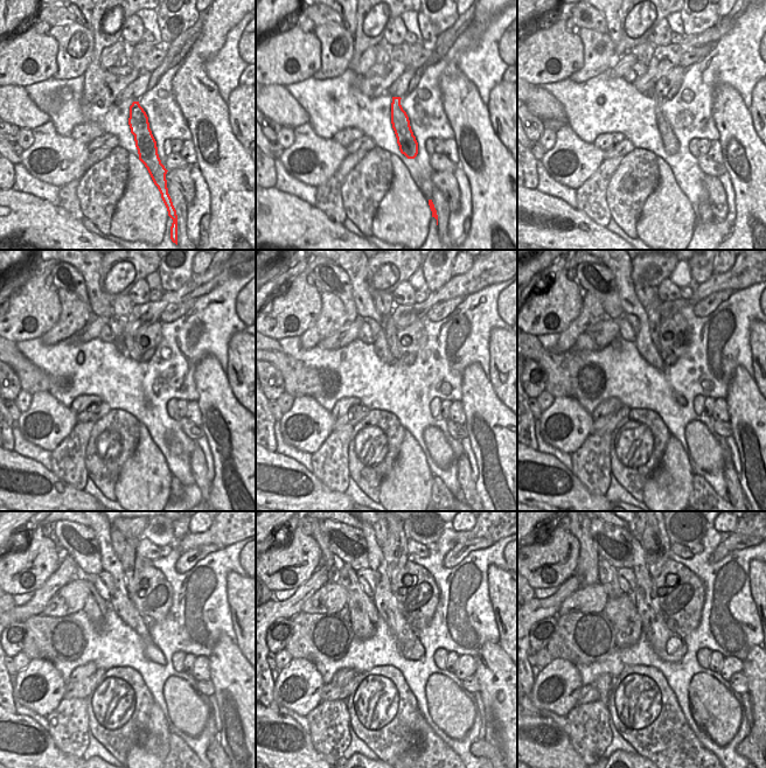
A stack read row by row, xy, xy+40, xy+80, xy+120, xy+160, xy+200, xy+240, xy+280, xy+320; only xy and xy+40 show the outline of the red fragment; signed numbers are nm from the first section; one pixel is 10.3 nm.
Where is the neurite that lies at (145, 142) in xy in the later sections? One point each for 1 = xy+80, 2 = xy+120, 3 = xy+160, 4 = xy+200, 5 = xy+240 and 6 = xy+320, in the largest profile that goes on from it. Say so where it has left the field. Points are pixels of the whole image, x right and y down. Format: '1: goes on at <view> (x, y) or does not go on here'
1: goes on at xy+80 (670, 144)
2: goes on at xy+120 (129, 340)
3: goes on at xy+160 (390, 328)
4: goes on at xy+200 (654, 318)
5: goes on at xy+240 (133, 564)
6: goes on at xy+320 (655, 543)

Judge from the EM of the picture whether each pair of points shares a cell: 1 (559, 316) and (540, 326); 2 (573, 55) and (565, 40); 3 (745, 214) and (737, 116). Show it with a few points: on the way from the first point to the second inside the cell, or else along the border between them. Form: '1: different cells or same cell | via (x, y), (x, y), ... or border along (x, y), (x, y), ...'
1: same cell | via (554, 311), (549, 311), (540, 320)
2: same cell | via (570, 51), (565, 43)
3: same cell | via (752, 189), (752, 166), (746, 147), (740, 140)

